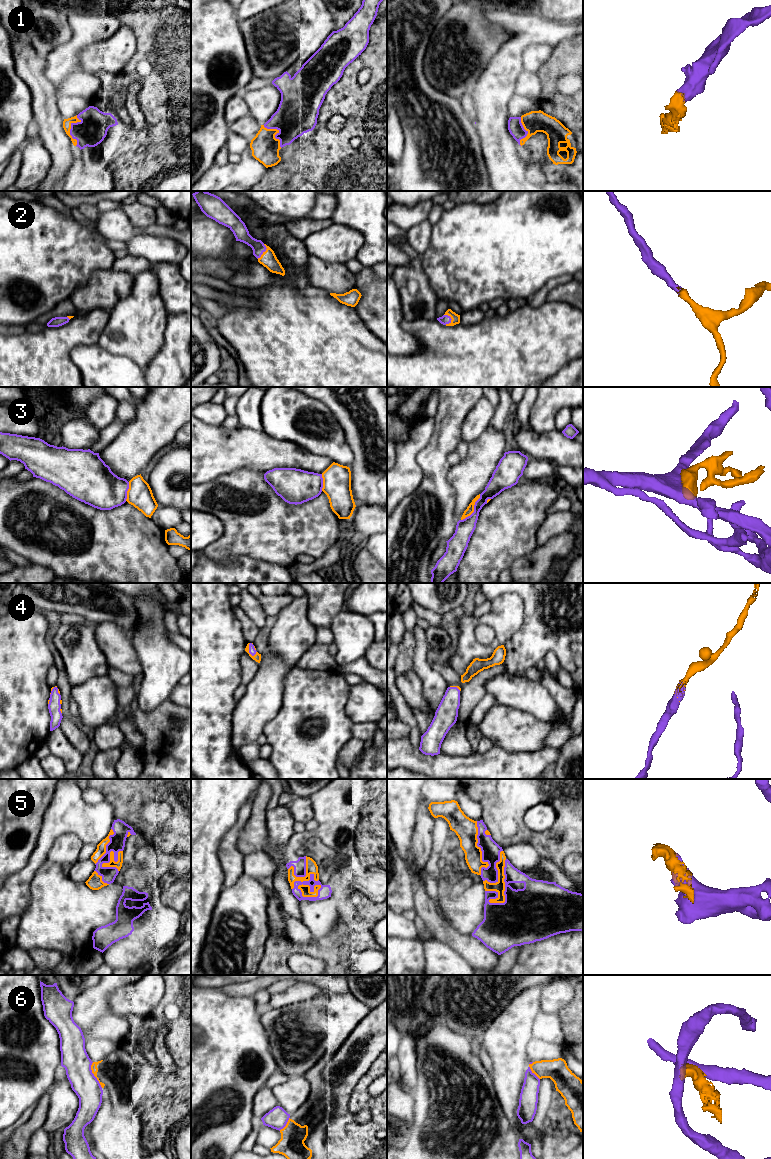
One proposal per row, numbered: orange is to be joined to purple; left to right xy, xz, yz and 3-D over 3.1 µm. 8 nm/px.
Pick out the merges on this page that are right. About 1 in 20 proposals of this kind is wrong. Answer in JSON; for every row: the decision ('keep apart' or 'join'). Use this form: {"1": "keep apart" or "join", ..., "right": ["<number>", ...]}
{"1": "join", "2": "join", "3": "keep apart", "4": "join", "5": "join", "6": "keep apart", "right": ["1", "2", "4", "5"]}

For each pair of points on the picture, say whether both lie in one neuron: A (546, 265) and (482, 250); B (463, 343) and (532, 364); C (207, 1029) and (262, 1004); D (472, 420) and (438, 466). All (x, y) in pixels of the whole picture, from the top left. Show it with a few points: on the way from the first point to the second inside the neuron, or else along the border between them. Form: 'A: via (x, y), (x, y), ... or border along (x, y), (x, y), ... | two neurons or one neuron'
A: via (530, 250), (498, 250) | one neuron
B: via (480, 359), (515, 359) | one neuron
C: border along (252, 997), (256, 1009), (261, 1014) | two neurons
D: border along (469, 412), (462, 424), (461, 439) | two neurons

